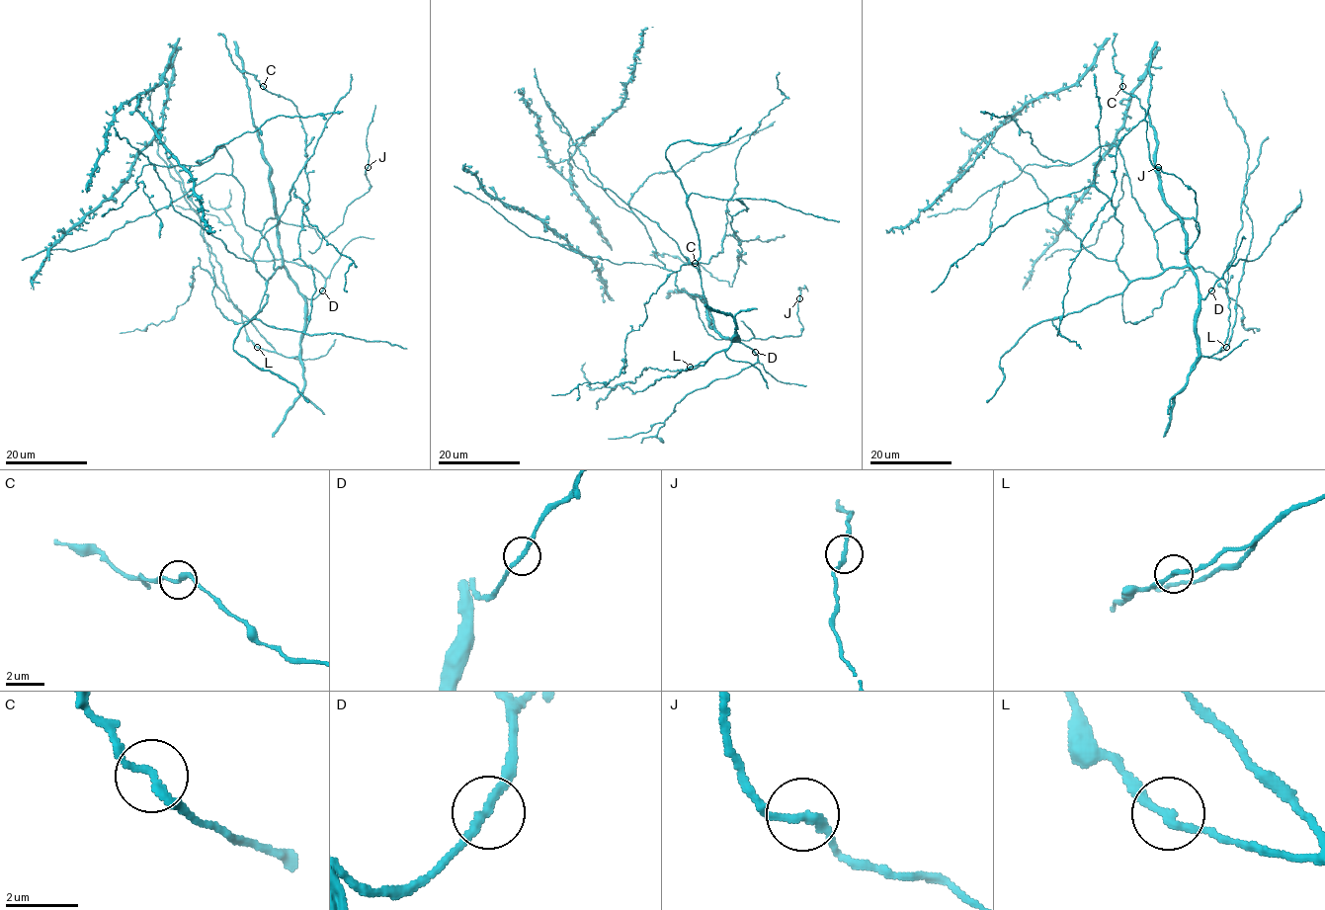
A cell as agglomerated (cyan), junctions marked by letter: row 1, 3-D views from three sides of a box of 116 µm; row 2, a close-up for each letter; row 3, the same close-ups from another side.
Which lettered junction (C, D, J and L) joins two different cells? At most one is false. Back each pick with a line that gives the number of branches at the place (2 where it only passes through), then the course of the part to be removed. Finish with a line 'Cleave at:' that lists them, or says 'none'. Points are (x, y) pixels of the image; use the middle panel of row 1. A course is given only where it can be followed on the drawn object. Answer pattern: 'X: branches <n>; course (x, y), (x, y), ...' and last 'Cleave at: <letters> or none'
Cleave at: none

